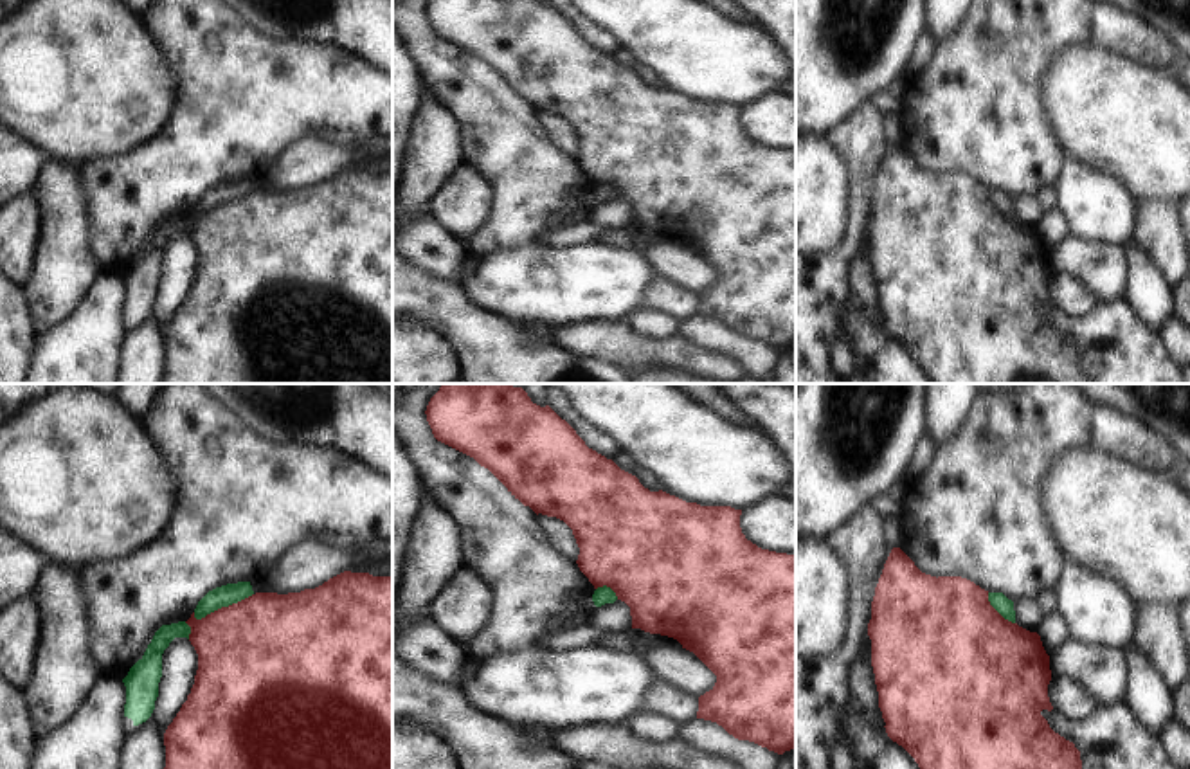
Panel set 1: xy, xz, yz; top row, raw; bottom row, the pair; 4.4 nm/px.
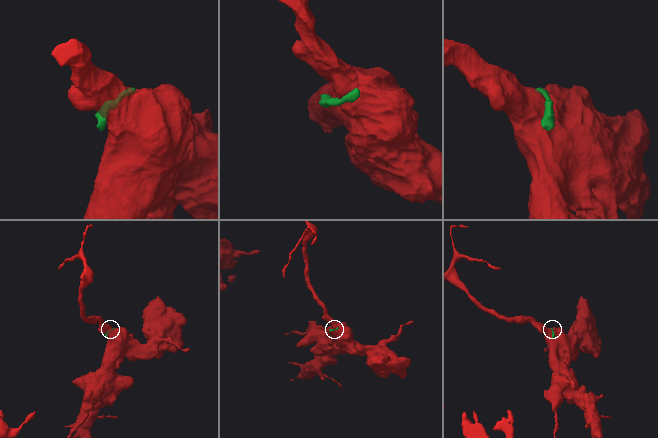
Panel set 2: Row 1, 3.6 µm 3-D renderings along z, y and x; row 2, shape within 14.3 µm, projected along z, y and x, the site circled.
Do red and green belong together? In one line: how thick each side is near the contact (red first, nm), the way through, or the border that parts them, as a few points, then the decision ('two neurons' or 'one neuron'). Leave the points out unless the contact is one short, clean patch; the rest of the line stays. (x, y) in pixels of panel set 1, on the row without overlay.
480/100 nm | two neurons

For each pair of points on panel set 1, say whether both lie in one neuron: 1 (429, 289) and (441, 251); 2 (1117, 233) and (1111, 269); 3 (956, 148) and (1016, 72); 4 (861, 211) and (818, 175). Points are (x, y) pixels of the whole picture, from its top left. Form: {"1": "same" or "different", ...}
{"1": "different", "2": "different", "3": "same", "4": "different"}

